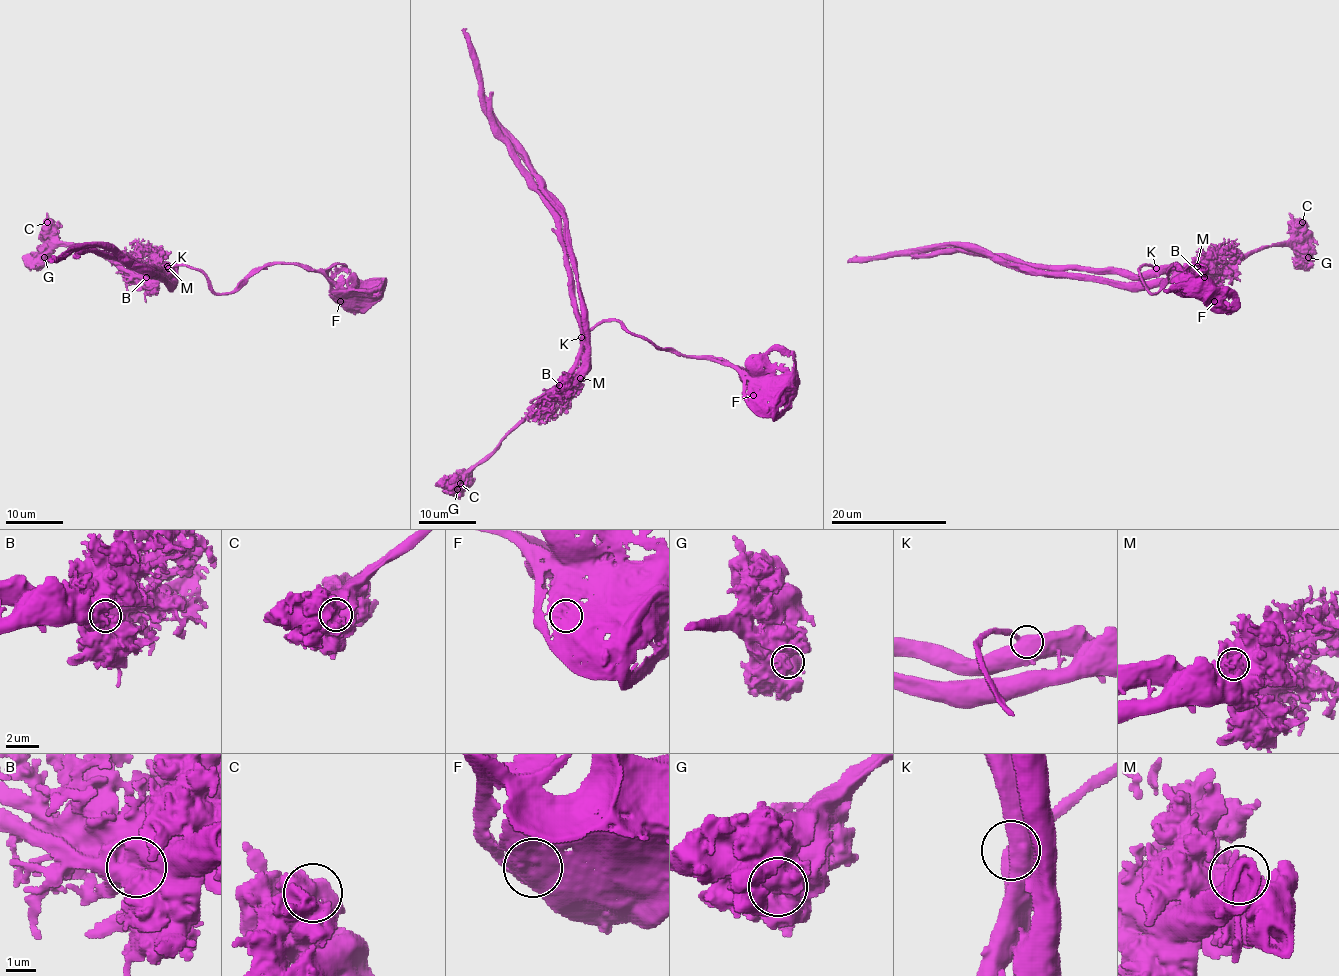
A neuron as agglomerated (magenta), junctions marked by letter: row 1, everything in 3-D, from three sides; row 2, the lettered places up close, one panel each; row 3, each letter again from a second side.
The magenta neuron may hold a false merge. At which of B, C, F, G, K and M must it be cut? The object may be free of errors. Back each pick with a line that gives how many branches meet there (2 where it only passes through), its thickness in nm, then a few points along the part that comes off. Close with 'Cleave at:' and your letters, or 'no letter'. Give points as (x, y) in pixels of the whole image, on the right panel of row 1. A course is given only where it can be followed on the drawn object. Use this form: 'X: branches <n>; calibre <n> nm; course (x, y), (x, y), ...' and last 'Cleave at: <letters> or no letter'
B: branches 3; calibre 700 nm; course (1204, 277), (1119, 283), (1102, 277), (1022, 270), (975, 250), (939, 247), (852, 257), (848, 261)
Cleave at: B

